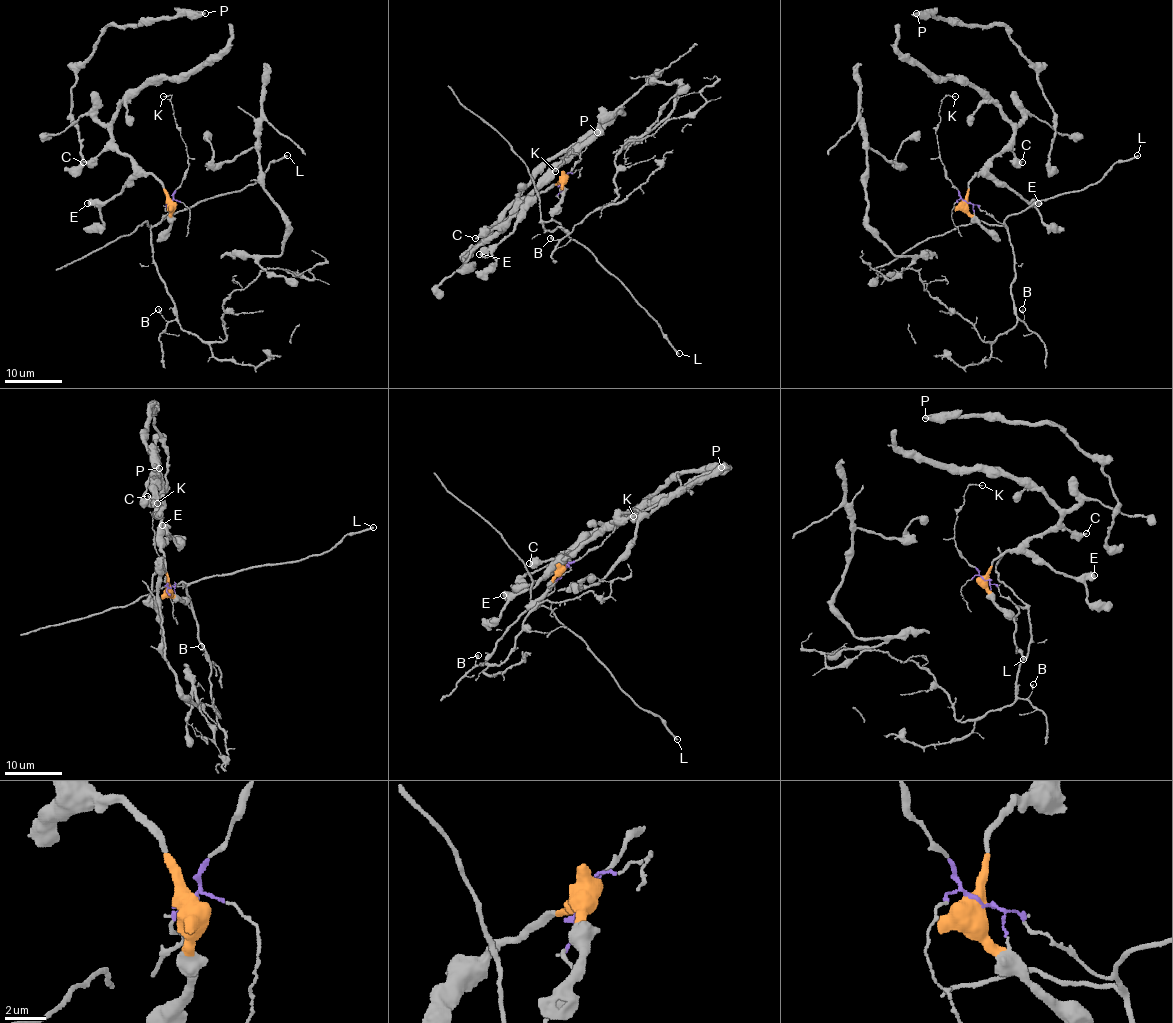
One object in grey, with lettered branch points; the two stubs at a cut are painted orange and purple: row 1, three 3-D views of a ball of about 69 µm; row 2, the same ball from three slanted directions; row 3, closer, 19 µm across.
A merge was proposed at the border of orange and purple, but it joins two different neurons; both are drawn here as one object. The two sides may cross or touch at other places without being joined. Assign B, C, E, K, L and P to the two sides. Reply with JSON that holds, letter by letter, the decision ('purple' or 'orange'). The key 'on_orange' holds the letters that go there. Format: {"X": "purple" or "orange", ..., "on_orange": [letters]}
{"B": "purple", "C": "orange", "E": "orange", "K": "purple", "L": "purple", "P": "orange", "on_orange": ["C", "E", "P"]}

